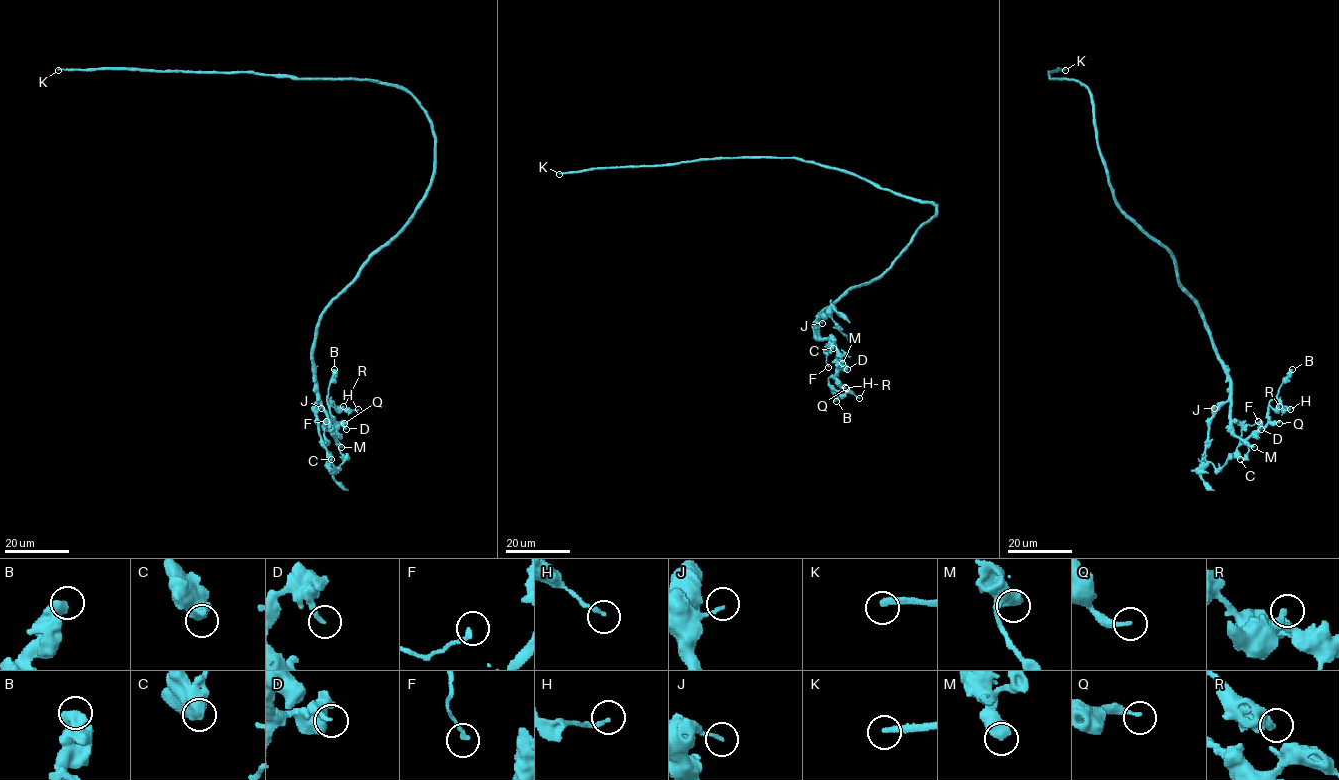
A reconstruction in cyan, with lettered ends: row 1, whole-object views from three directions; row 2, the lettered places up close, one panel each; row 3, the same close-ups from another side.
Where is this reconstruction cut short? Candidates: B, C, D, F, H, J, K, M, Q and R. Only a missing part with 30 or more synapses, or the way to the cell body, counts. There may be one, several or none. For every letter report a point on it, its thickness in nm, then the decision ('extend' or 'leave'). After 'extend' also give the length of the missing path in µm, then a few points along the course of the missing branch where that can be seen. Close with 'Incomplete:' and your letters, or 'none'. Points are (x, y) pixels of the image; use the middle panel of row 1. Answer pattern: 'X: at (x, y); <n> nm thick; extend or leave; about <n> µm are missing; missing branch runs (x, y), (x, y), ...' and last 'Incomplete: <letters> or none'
B: at (836, 401); 600 nm thick; leave
C: at (833, 348); 600 nm thick; leave
D: at (847, 369); 200 nm thick; leave
F: at (828, 367); 220 nm thick; leave
H: at (859, 398); 170 nm thick; leave
J: at (822, 323); 130 nm thick; leave
K: at (559, 174); 280 nm thick; extend; about 250 µm are missing
M: at (842, 363); 600 nm thick; leave
Q: at (846, 388); 240 nm thick; leave
R: at (845, 387); 360 nm thick; leave
Incomplete: K

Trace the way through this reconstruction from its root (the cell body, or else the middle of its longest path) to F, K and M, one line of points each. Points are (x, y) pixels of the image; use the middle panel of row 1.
F: (934, 215), (881, 274), (869, 282), (849, 287), (817, 317), (815, 335), (829, 340), (825, 362), (828, 367)
K: (934, 215), (936, 206), (932, 203), (913, 200), (878, 188), (853, 174), (795, 158), (713, 157), (559, 174)
M: (934, 215), (881, 274), (869, 282), (849, 287), (817, 317), (815, 335), (829, 338), (842, 363)

